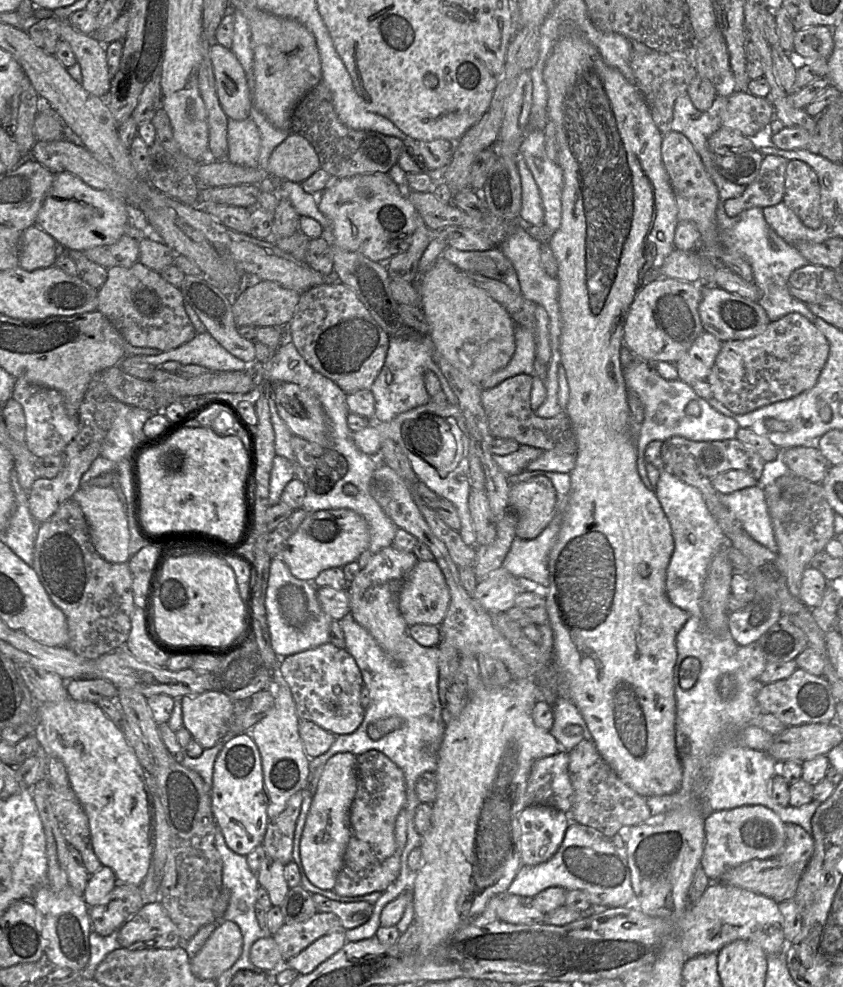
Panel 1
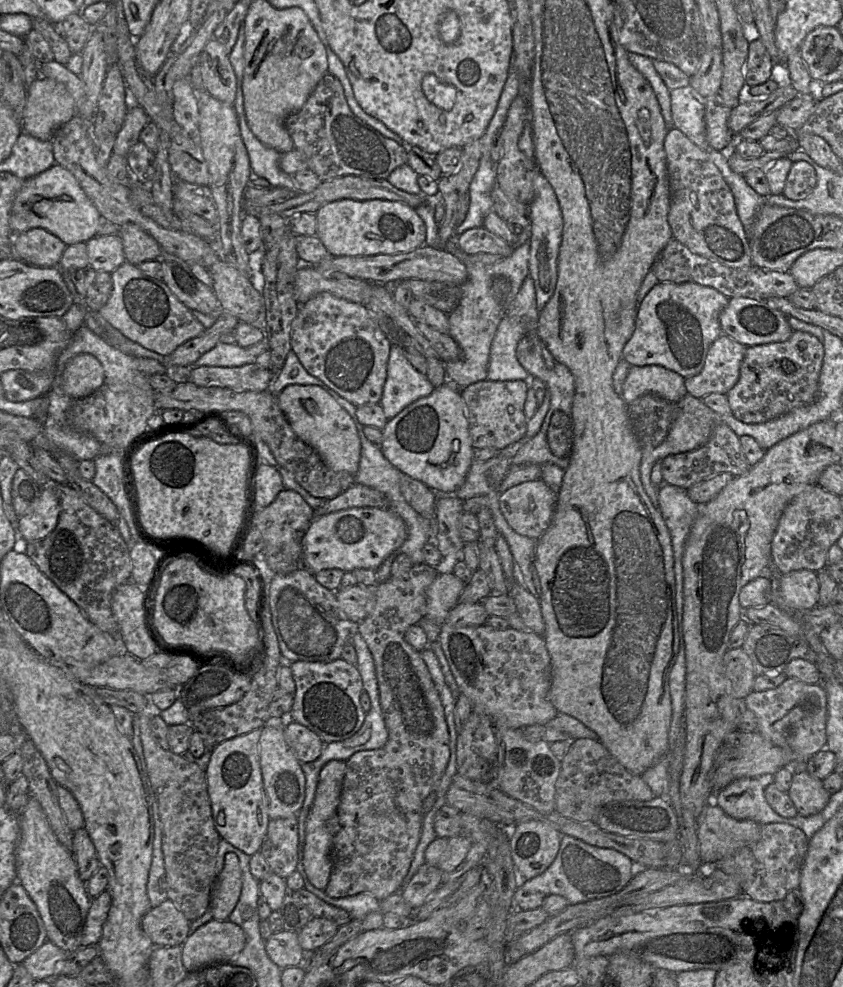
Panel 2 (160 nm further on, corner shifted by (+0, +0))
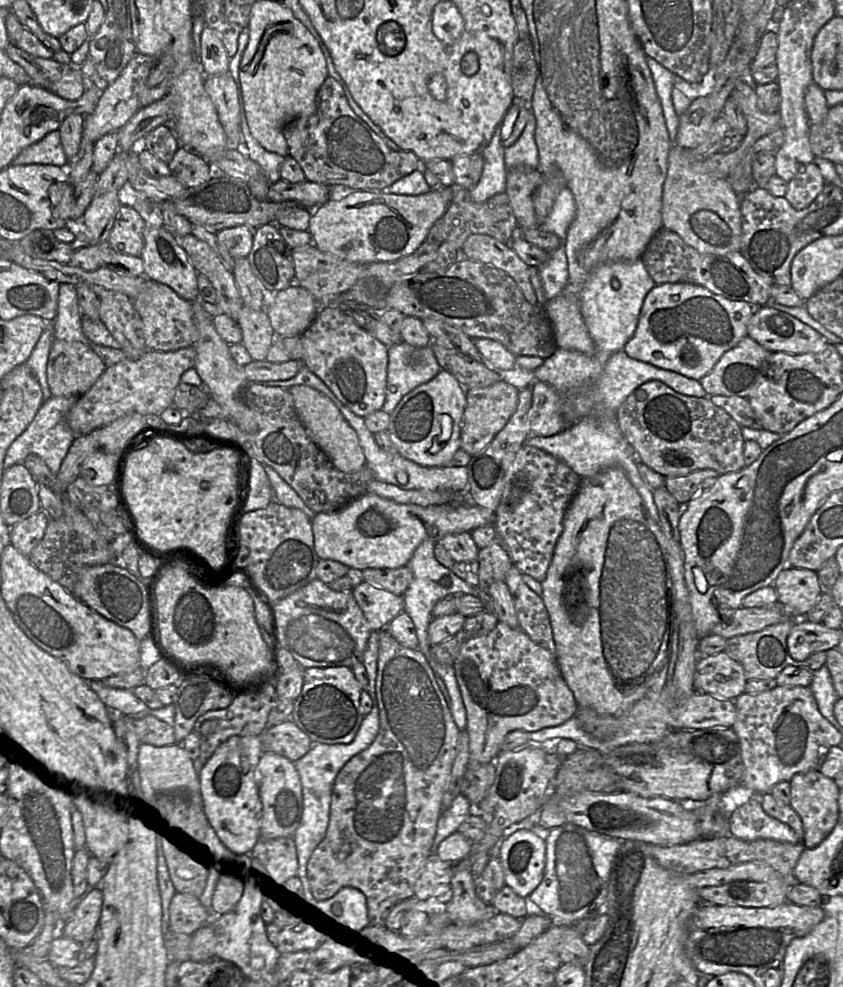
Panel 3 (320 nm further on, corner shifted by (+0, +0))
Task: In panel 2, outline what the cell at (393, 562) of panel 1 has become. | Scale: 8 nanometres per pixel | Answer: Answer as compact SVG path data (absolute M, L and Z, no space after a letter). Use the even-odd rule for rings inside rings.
M421 563L413 565L400 578L390 577L377 583L372 587L373 608L357 625L357 631L366 641L374 658L388 740L379 749L356 752L345 761L346 771L337 808L339 829L332 841L332 868L324 889L332 898L366 893L381 901L401 890L421 834L423 801L441 779L449 761L449 732L440 696L421 653L405 640L407 629L418 624L426 614L426 592L437 575L434 567Z

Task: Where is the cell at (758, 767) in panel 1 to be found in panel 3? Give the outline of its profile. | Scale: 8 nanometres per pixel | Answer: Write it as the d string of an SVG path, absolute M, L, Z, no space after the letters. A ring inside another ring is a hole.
M754 794L729 817L730 834L744 841L772 839L796 843L800 838L787 824L769 816L761 806L761 795Z

